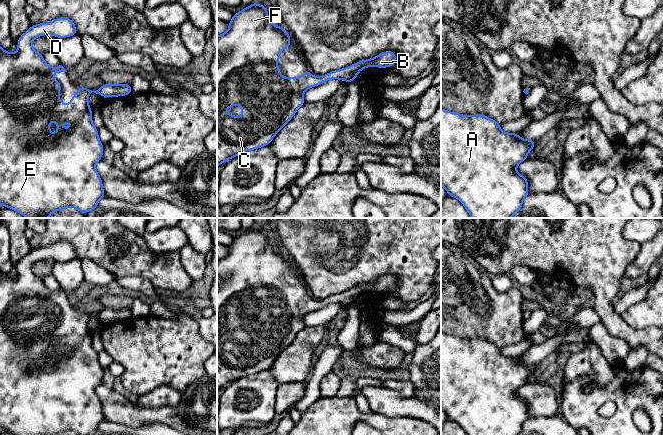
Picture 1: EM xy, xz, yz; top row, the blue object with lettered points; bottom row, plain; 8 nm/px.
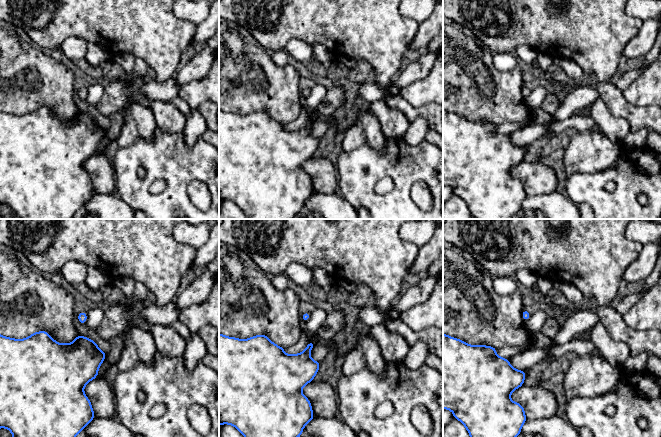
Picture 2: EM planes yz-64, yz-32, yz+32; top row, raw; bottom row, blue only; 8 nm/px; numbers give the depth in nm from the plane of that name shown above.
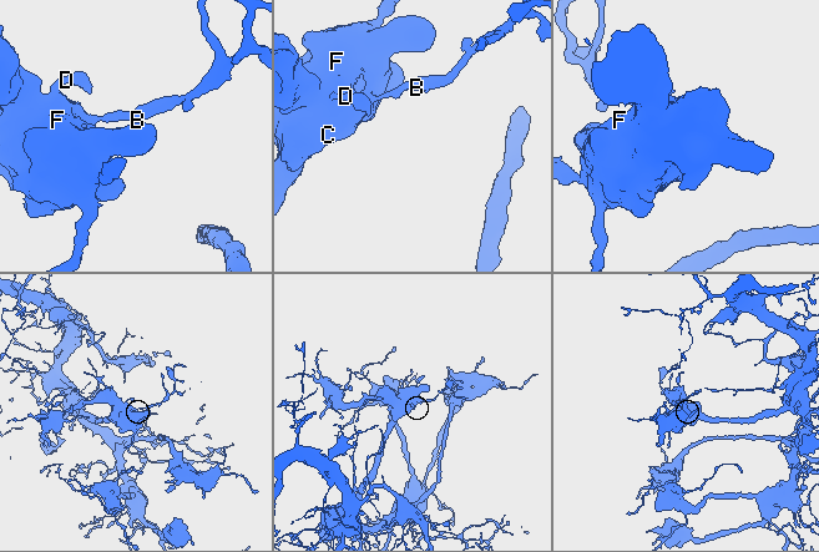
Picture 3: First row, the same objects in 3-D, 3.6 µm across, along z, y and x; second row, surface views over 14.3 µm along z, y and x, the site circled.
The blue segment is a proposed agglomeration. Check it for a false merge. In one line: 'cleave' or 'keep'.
keep

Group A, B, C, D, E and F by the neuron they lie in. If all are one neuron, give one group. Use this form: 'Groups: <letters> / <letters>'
Groups: A B C D E F

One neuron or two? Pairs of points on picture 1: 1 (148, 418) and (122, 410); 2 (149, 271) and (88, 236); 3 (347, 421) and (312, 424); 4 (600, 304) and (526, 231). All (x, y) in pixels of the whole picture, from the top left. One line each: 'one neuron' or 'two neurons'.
1: one neuron
2: one neuron
3: one neuron
4: one neuron

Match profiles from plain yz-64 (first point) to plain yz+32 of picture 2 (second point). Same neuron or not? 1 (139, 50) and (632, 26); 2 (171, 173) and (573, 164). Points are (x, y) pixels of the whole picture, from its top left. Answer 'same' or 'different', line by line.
1: same
2: different

